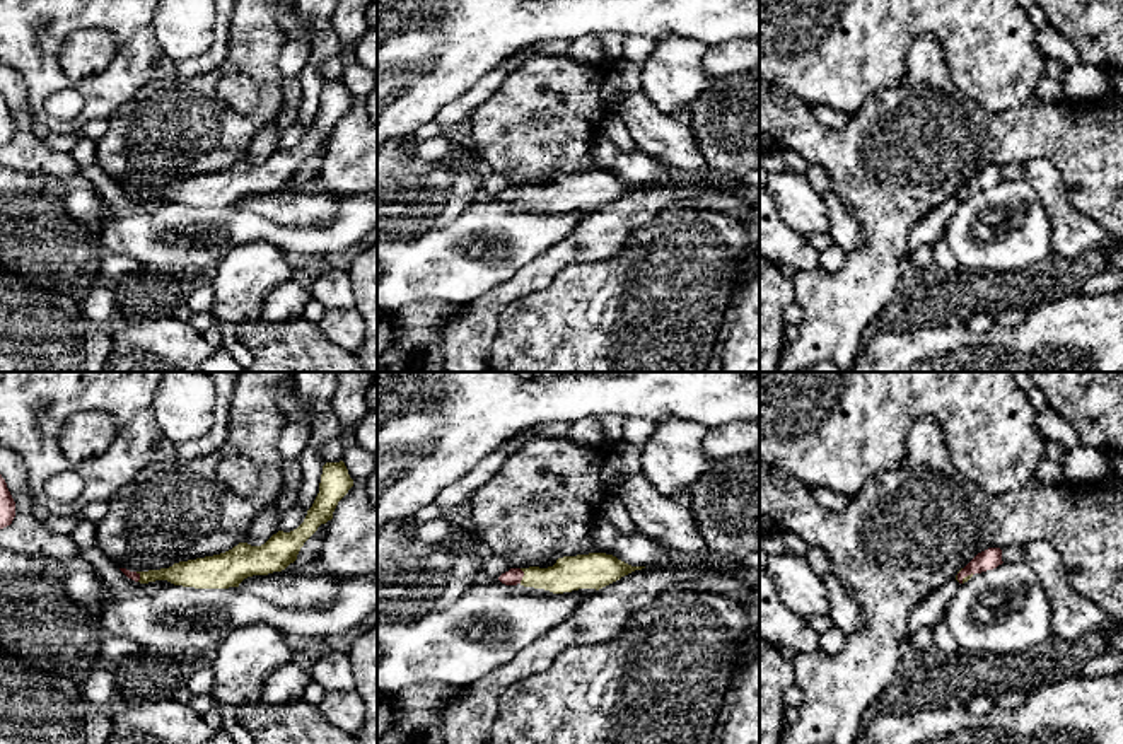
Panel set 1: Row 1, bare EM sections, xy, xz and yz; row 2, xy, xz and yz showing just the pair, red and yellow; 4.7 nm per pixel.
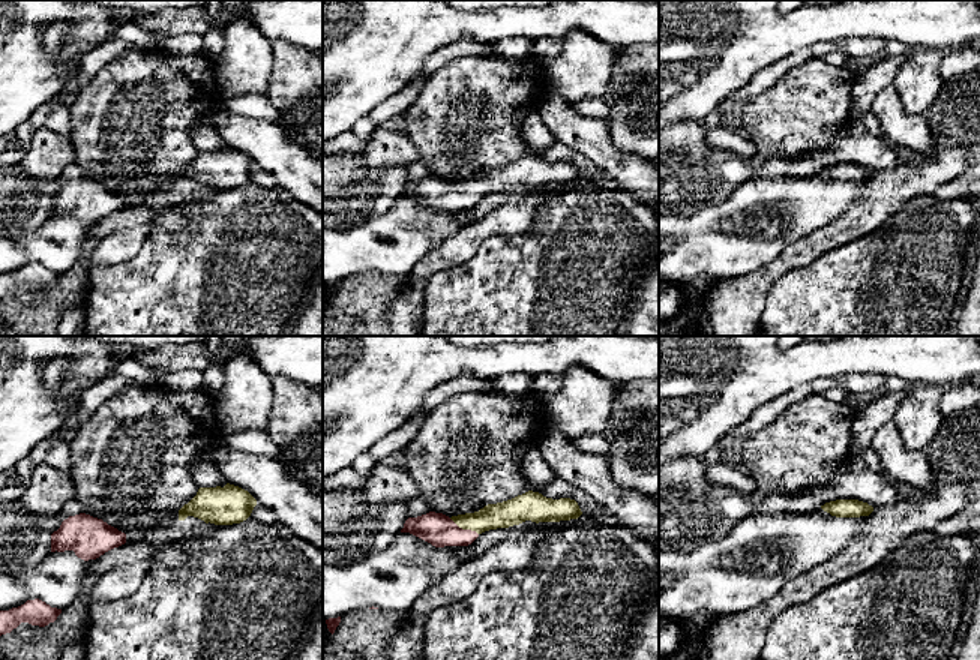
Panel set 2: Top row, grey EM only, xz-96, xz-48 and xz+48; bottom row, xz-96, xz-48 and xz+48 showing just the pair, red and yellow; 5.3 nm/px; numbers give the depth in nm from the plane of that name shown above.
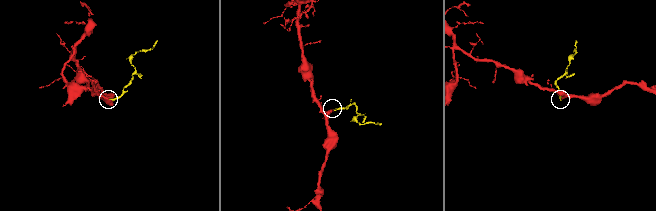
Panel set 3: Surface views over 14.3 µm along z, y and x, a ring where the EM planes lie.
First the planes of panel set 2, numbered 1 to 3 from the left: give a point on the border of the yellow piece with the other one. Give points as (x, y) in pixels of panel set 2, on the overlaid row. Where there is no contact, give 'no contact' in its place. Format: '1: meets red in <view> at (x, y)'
1: no contact
2: meets red in xz-48 at (464, 530)
3: no contact

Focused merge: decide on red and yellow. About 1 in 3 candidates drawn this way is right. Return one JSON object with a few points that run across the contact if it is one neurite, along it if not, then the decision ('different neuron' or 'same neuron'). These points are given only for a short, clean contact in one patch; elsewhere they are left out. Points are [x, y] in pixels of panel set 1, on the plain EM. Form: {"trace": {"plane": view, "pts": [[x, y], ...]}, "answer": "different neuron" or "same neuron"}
{"trace": {"plane": "xz", "pts": [[514, 193], [523, 193], [569, 191]]}, "answer": "same neuron"}

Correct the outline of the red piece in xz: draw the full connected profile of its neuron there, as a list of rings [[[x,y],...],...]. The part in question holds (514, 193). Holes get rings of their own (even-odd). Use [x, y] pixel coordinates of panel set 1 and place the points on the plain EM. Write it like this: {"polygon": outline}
{"polygon": [[[589,171],[558,176],[553,184],[510,186],[498,198],[505,203],[524,203],[544,206],[553,212],[572,210],[579,206],[602,206],[621,195],[642,188],[631,184],[613,172]]]}

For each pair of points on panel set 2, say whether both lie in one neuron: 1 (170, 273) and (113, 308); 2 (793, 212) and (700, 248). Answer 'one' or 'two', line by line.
1: one
2: one

